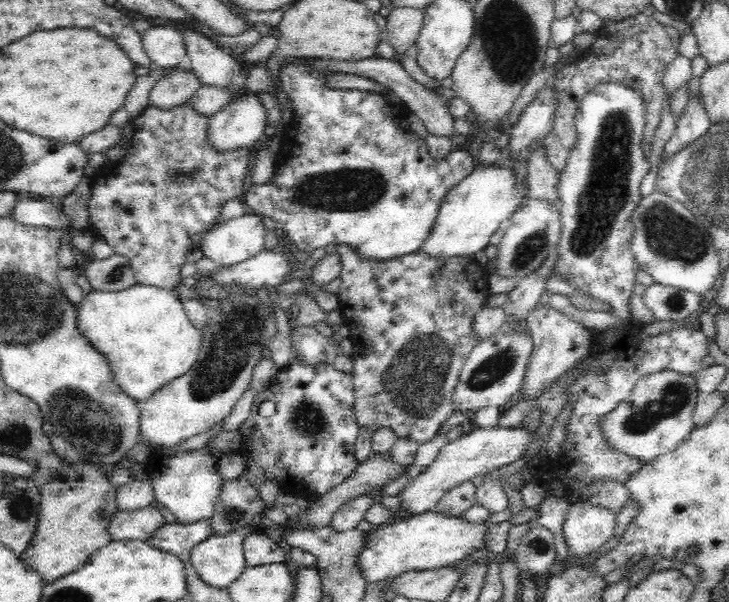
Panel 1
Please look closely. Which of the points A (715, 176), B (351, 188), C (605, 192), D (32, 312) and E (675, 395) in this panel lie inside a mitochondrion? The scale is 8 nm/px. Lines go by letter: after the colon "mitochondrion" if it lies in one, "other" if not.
A: mitochondrion
B: mitochondrion
C: mitochondrion
D: mitochondrion
E: mitochondrion

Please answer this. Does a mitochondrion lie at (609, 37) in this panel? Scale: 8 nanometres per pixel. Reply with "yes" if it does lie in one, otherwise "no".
no

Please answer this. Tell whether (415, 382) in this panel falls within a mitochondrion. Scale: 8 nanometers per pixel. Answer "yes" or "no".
yes

